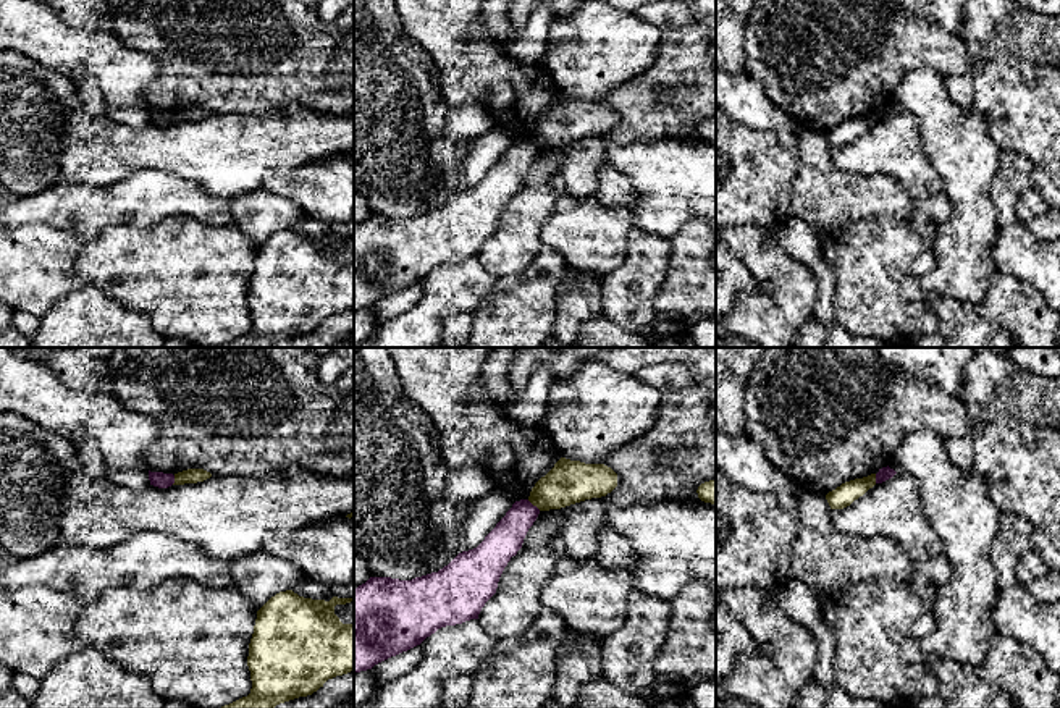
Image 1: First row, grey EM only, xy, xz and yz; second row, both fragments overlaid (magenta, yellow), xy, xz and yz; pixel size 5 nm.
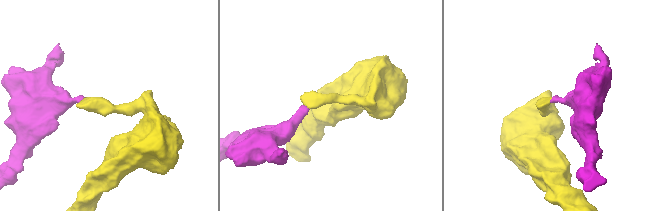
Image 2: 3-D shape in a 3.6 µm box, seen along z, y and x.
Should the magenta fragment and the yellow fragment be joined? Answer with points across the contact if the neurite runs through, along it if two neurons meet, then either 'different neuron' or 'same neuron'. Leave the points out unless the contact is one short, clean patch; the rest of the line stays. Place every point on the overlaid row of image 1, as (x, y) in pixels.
border along xz (527, 500), (540, 509); different neuron

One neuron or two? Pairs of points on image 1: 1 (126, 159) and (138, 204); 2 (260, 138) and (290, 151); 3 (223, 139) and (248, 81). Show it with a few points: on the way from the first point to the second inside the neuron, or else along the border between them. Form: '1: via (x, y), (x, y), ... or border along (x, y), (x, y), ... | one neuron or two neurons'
1: border along (170, 173), (136, 170), (113, 183), (94, 183) | two neurons
2: via (267, 143), (283, 144) | one neuron
3: border along (270, 110), (262, 117), (212, 113) | two neurons

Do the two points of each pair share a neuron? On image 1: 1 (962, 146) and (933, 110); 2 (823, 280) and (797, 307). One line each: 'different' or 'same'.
1: same
2: different

